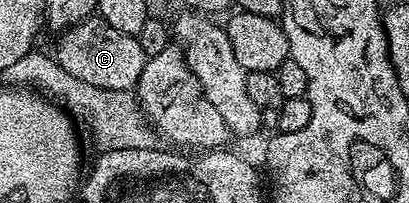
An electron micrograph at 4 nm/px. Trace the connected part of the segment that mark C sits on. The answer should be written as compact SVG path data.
M91 16L61 31L57 37L58 47L52 50L52 57L64 72L76 76L76 80L113 90L134 90L137 87L147 57L135 35L116 32L116 28L109 26L104 19Z

